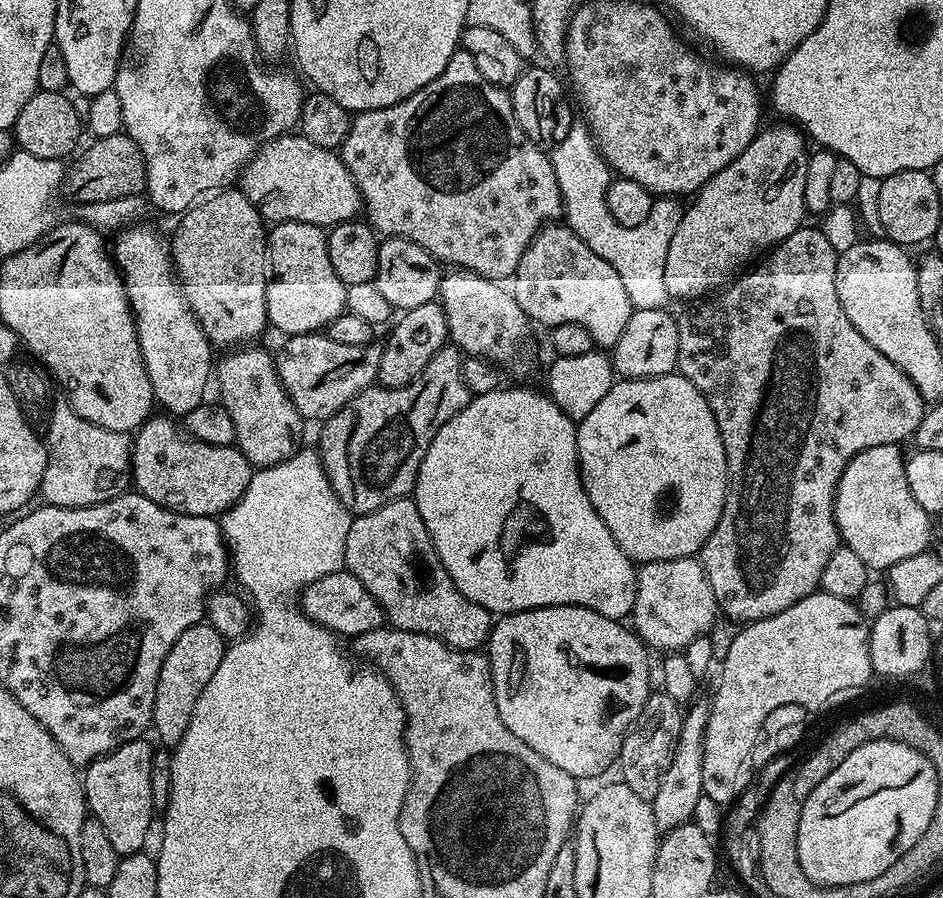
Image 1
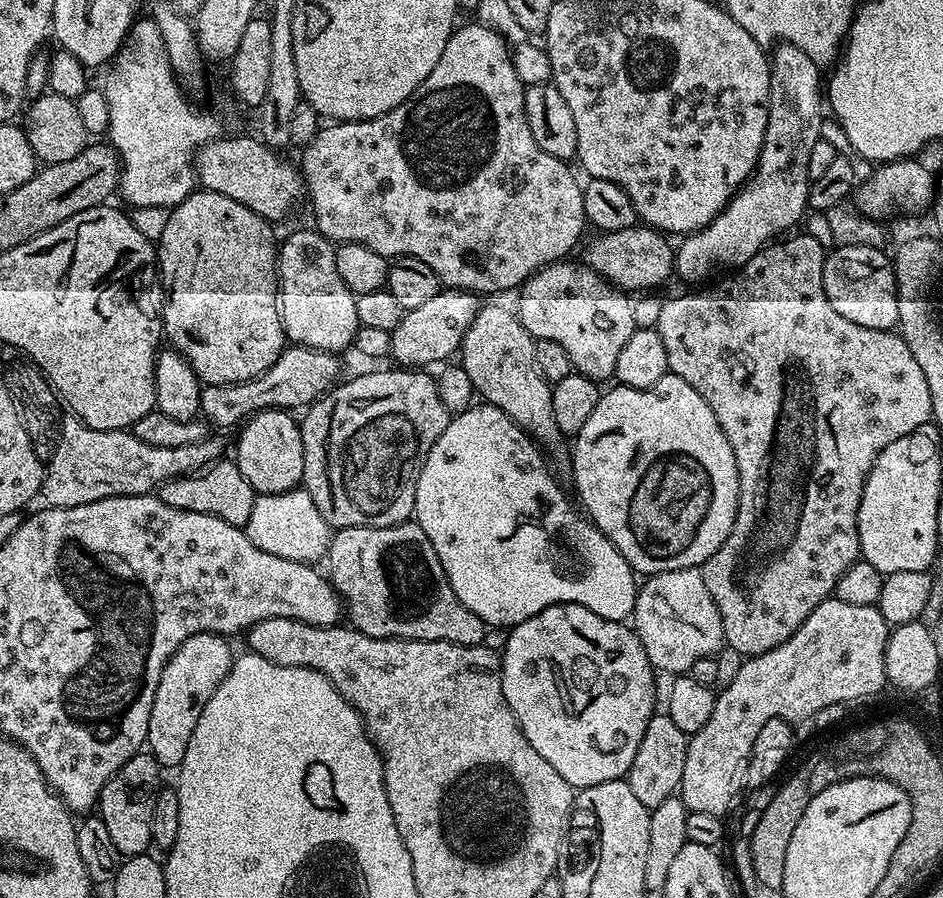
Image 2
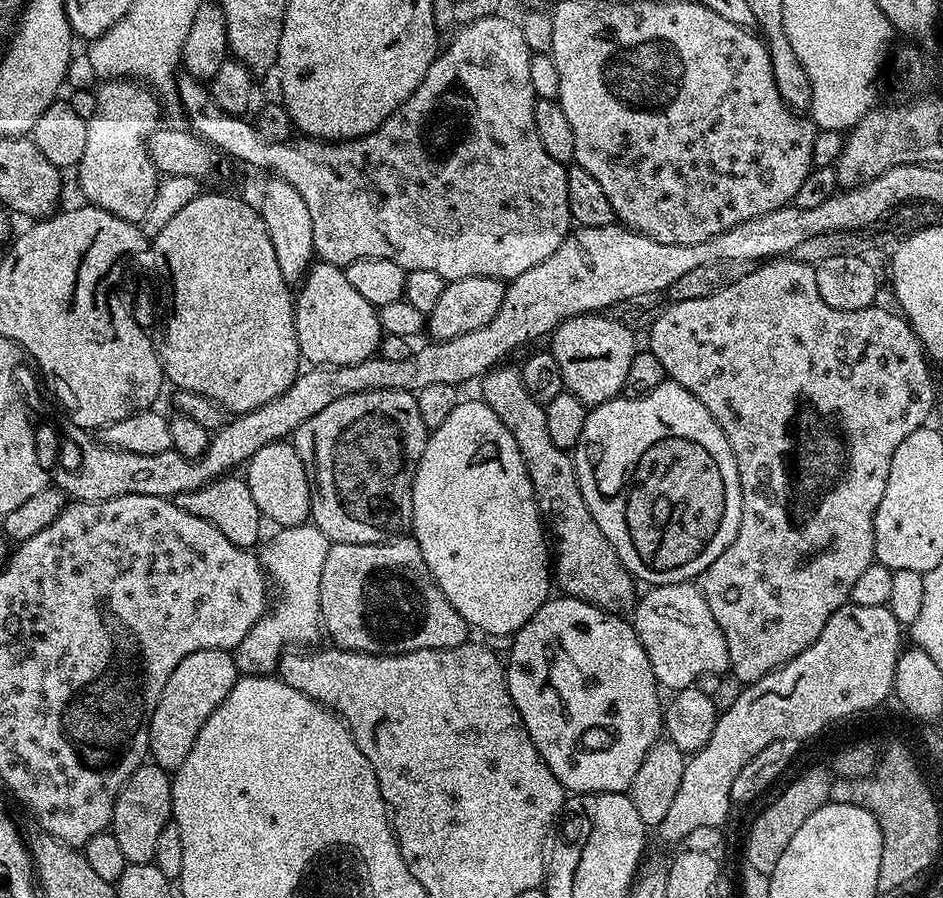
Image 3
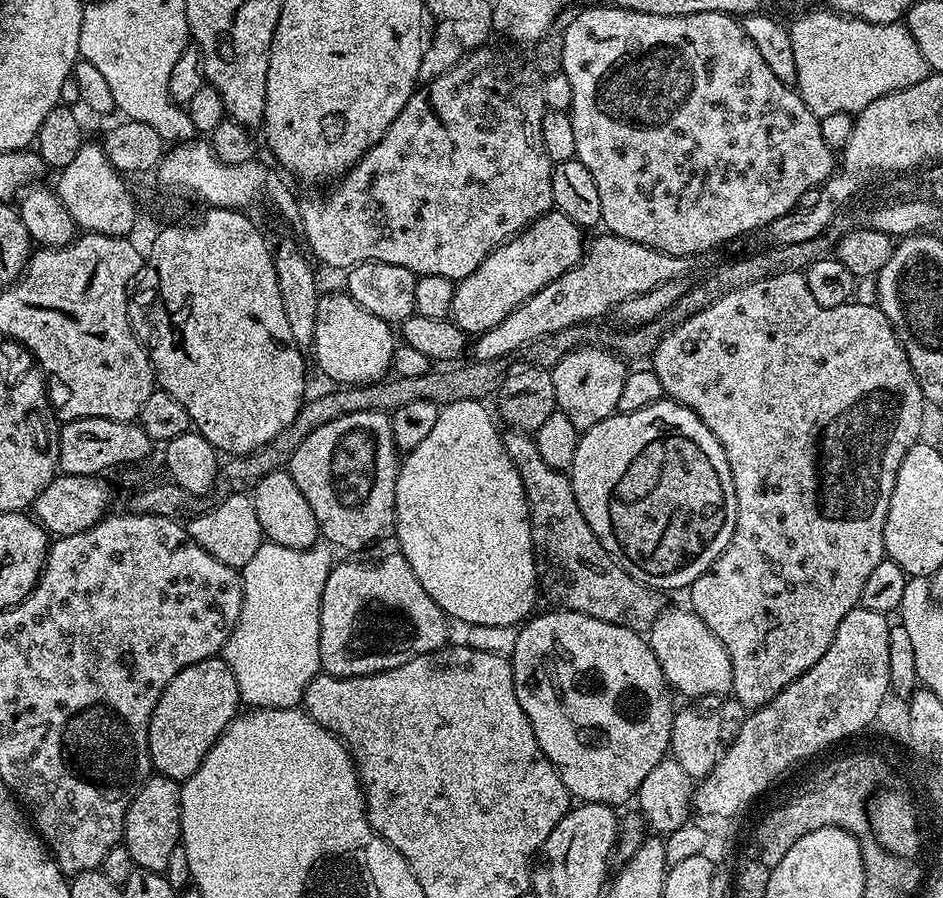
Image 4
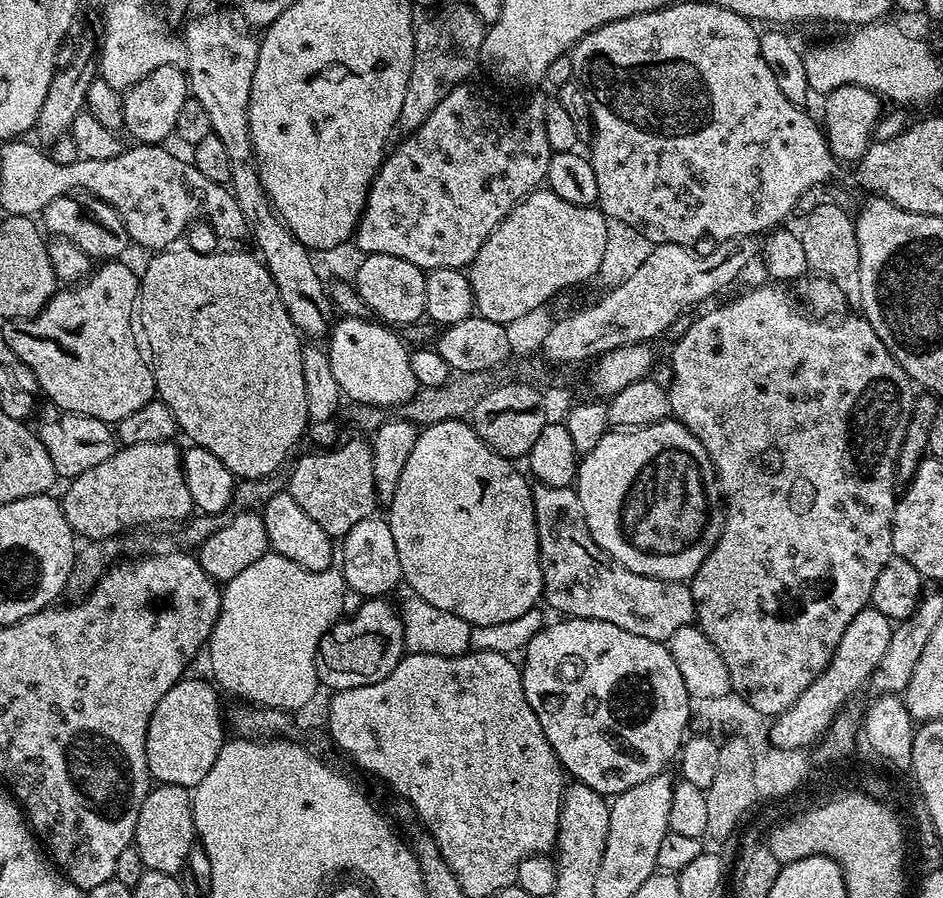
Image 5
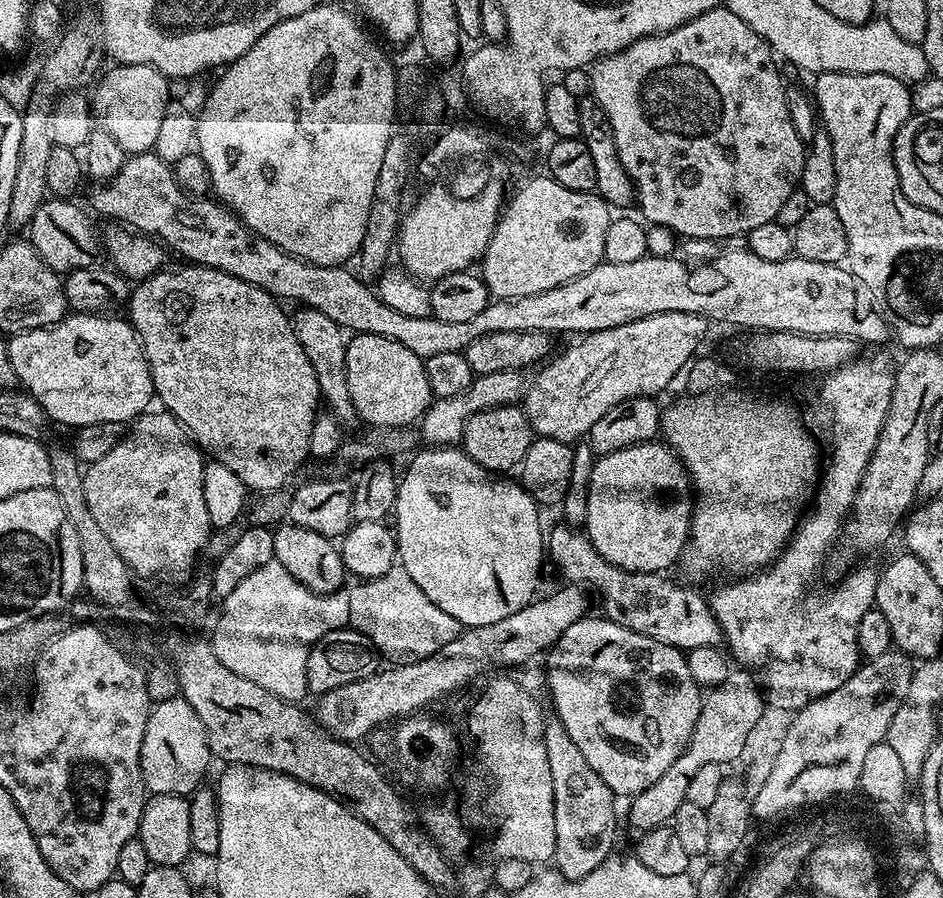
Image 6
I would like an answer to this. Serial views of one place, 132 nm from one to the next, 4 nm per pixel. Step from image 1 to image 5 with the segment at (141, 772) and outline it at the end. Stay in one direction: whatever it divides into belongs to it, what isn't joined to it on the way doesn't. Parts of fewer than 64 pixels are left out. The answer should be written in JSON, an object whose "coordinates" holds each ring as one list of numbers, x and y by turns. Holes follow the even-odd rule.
{"coordinates":[[156,784,149,788,142,810,138,810,134,846,149,872,176,876,185,871,190,850,197,843,192,794,189,789,173,784]]}

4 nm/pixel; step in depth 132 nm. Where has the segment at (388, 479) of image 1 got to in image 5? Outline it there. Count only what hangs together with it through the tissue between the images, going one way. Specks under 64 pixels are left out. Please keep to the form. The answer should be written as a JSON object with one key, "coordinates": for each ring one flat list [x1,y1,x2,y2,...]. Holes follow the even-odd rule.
{"coordinates":[[367,439,348,440,337,443,327,450,312,450,292,468,292,477,286,480,286,490,333,538,343,538,352,526,371,517,378,508,374,490,374,458,372,446]]}

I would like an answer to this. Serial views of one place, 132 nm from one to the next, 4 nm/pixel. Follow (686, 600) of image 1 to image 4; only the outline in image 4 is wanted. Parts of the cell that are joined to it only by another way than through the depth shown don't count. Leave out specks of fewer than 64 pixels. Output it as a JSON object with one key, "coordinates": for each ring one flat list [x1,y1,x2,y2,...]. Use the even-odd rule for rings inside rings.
{"coordinates":[[665,607,664,611,658,614,654,626,646,633,648,645,654,650,654,658,658,658,658,666,662,666,662,674,668,680,668,687,677,693,680,691,684,696,727,697,732,690,730,654,726,654,726,646,722,646,722,642,714,638,710,626,706,626,706,622,702,622,702,618,698,618,698,614,694,614,691,607,683,607]]}

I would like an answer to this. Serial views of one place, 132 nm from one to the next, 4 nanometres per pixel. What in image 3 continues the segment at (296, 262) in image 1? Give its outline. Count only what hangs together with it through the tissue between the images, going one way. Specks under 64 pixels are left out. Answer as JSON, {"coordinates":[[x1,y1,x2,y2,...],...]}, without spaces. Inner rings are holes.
{"coordinates":[[313,263,295,293,294,311,300,354,309,365,337,368,377,355,382,339,379,311,350,286,341,265]]}

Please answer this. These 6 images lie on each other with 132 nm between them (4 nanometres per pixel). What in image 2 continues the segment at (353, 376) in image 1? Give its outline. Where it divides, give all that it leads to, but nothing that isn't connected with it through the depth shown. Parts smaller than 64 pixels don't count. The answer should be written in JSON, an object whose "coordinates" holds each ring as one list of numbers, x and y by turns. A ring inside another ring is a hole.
{"coordinates":[[299,346,285,347,278,362,274,362,274,366,270,366,270,370,266,370,258,378,237,384,203,385,200,390,200,416,213,429,235,429,243,425,248,417,266,408,307,409,309,404,331,392,341,379,340,364,336,360,339,359,330,352]]}

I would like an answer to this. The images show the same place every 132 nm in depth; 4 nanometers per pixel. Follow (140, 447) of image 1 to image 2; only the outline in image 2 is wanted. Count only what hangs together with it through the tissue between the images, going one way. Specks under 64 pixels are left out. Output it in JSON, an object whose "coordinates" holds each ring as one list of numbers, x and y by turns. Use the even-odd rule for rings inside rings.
{"coordinates":[[221,458,203,472,167,480,160,485,158,495,162,502,166,502,166,506,174,506,178,510,194,510,198,514,210,514,222,518,222,522,230,522,230,526,244,528,254,510,258,494,252,489,250,482,242,478,242,470,238,470,235,462]]}

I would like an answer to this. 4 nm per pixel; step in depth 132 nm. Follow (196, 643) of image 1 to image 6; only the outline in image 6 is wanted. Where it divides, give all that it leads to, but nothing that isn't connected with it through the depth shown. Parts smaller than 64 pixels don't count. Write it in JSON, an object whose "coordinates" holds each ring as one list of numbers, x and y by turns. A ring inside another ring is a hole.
{"coordinates":[[181,695,161,699,157,704,160,705,149,711,146,734,142,738,140,765,145,789,152,796,191,797,205,783,208,763,214,760,202,718,194,714,194,706]]}

